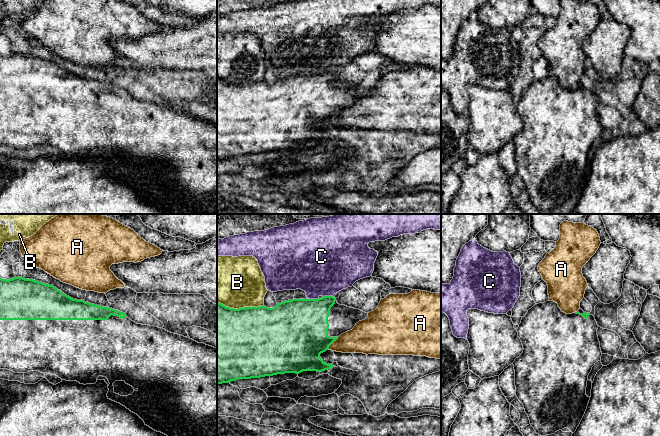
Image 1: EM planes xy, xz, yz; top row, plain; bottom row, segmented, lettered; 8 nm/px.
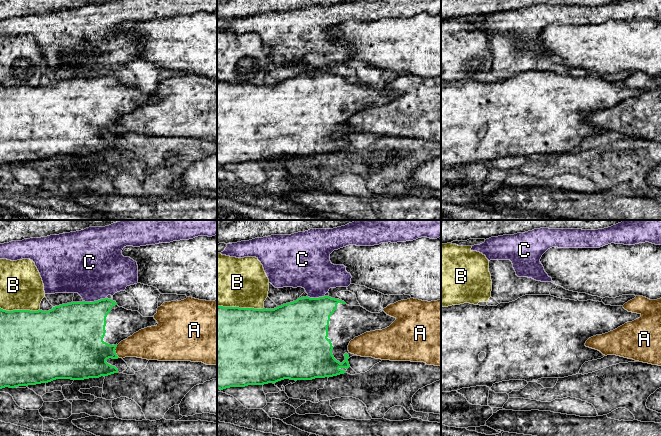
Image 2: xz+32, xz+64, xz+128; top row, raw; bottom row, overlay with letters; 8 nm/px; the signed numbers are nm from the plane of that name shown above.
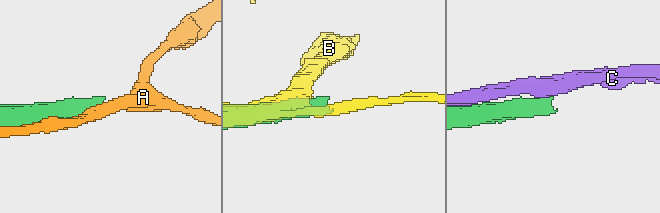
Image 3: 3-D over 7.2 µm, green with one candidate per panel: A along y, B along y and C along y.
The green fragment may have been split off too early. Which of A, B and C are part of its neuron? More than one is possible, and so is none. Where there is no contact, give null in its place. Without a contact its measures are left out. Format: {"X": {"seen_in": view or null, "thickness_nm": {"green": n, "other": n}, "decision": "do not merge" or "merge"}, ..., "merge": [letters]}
{"A": {"seen_in": "xz", "thickness_nm": {"green": 420, "other": 220}, "decision": "do not merge"}, "B": {"seen_in": "xz", "thickness_nm": {"green": 500, "other": 420}, "decision": "do not merge"}, "C": {"seen_in": "xz", "thickness_nm": {"green": 440, "other": 440}, "decision": "do not merge"}, "merge": []}

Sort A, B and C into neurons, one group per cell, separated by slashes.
A / B / C

